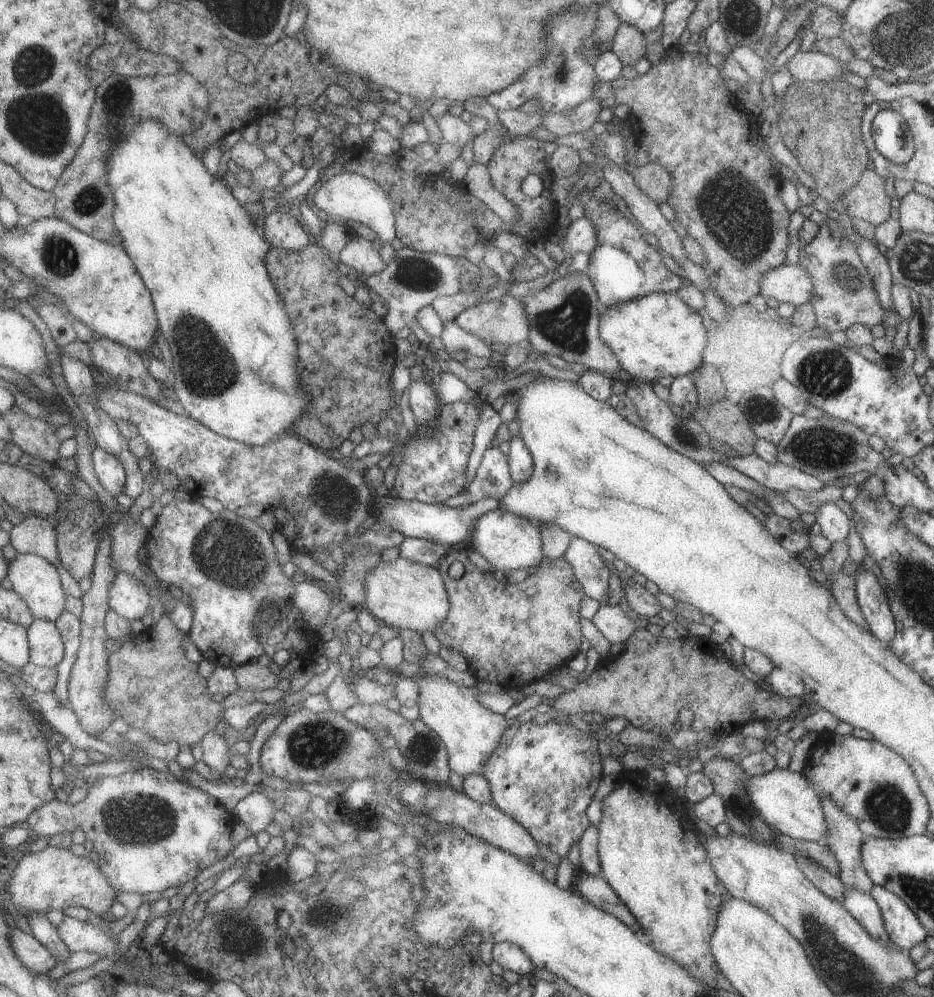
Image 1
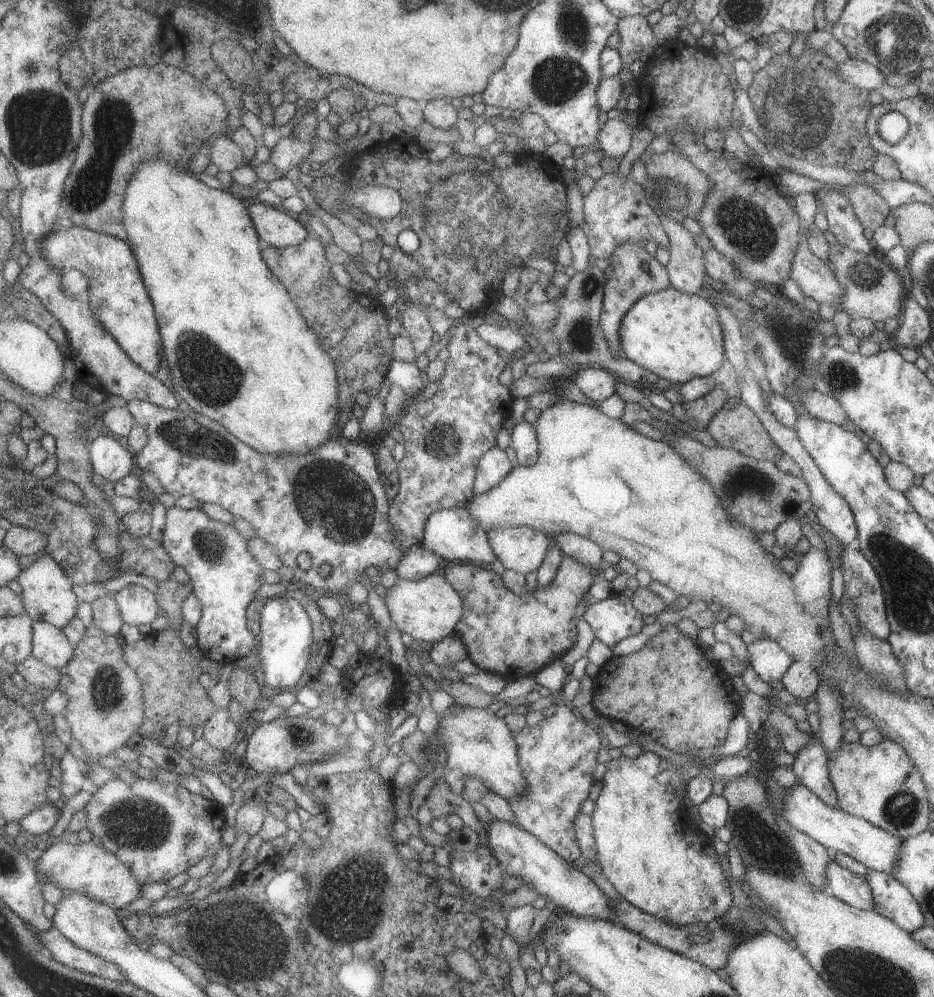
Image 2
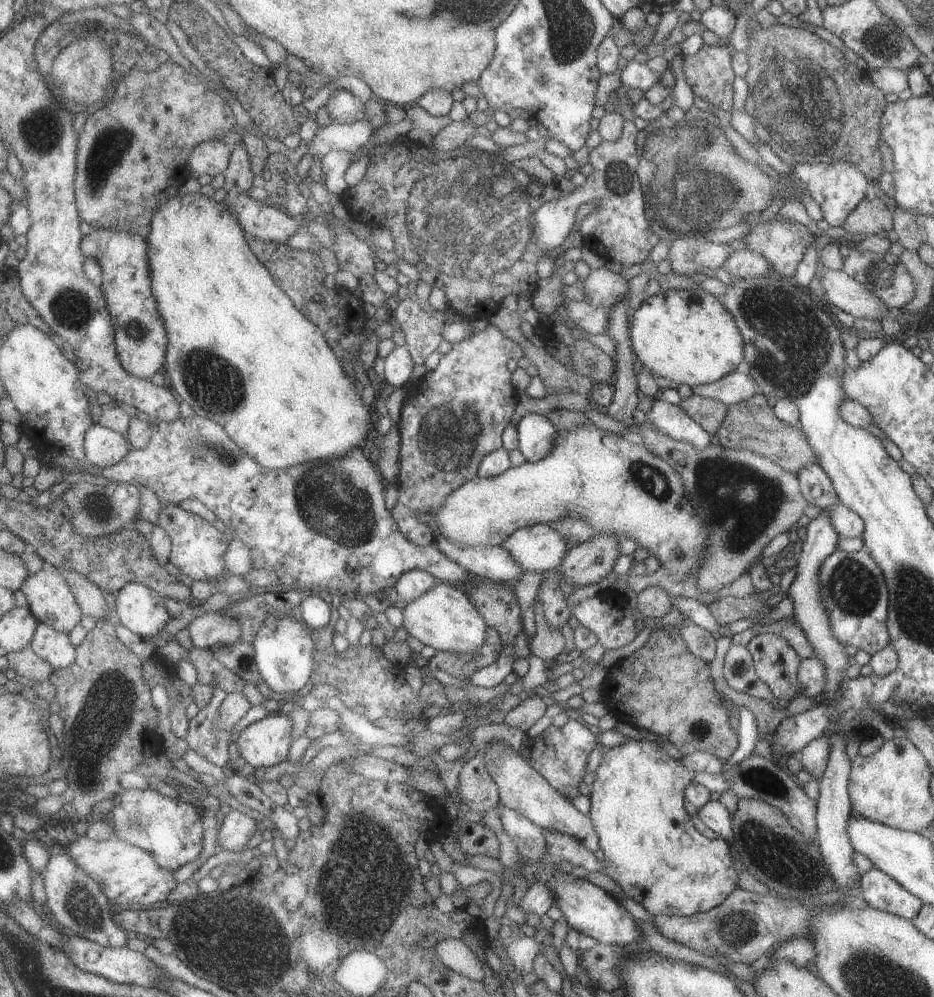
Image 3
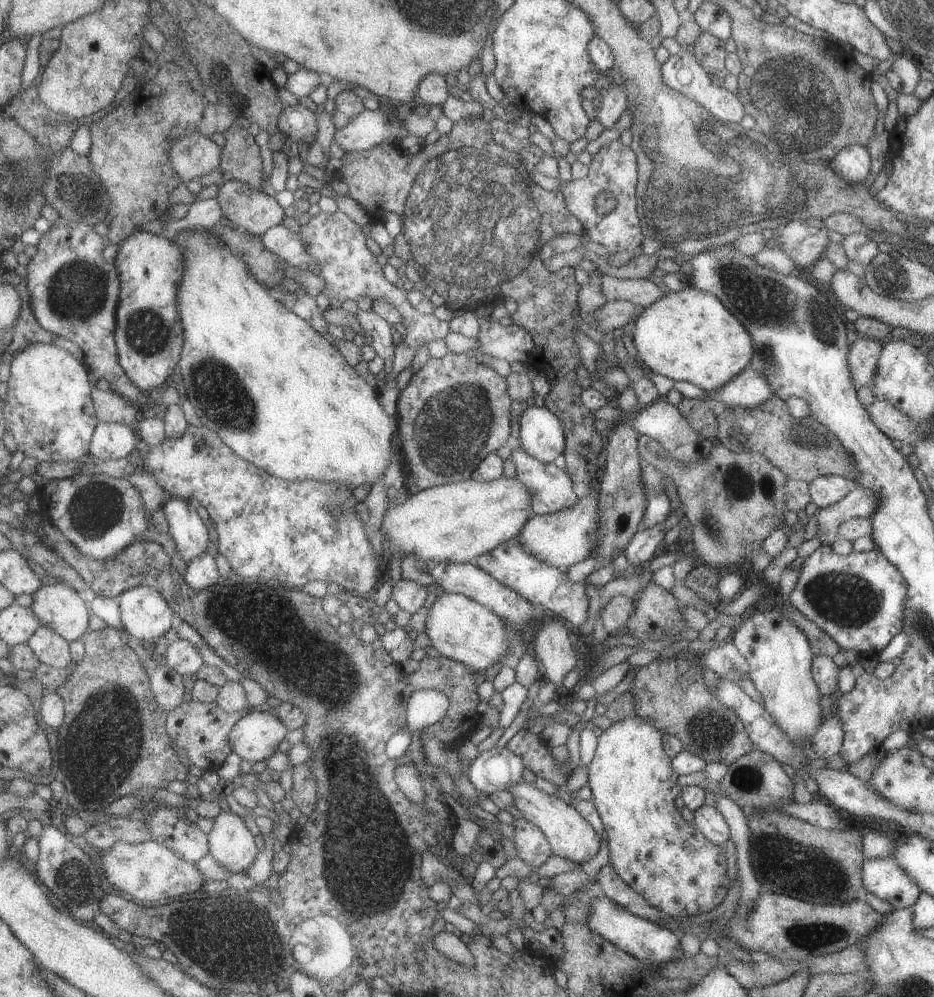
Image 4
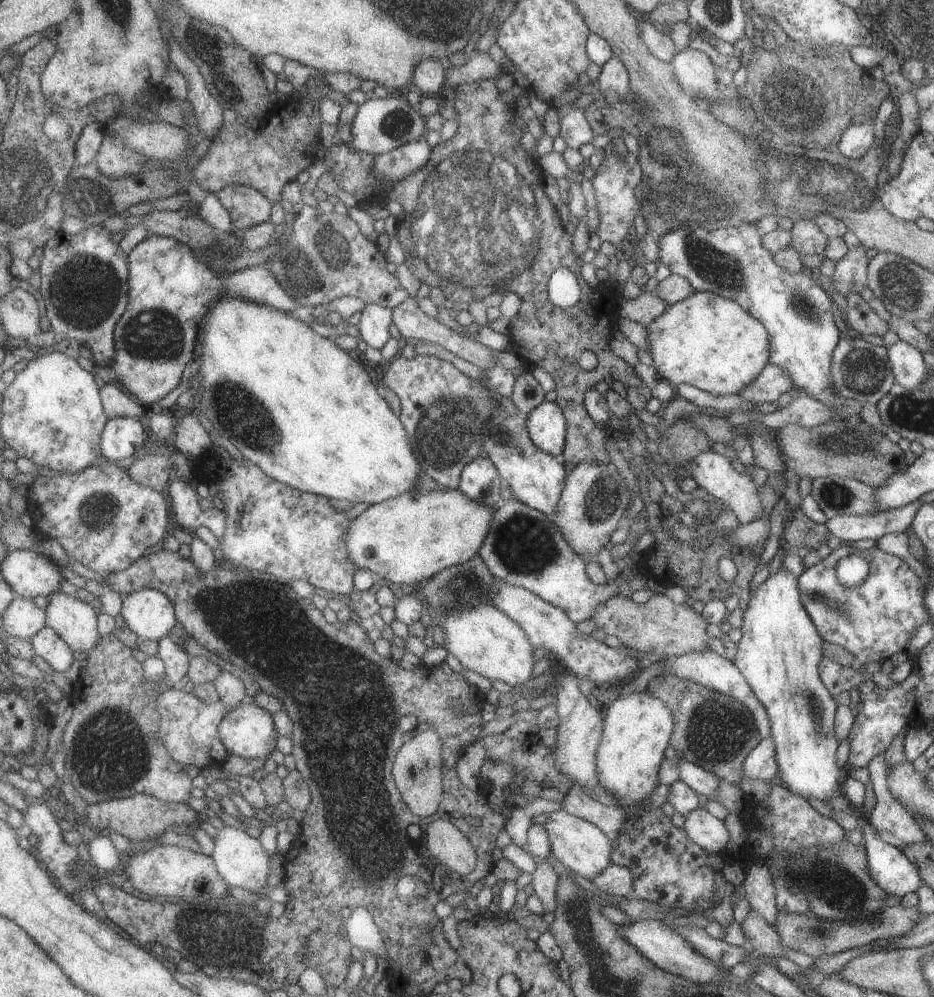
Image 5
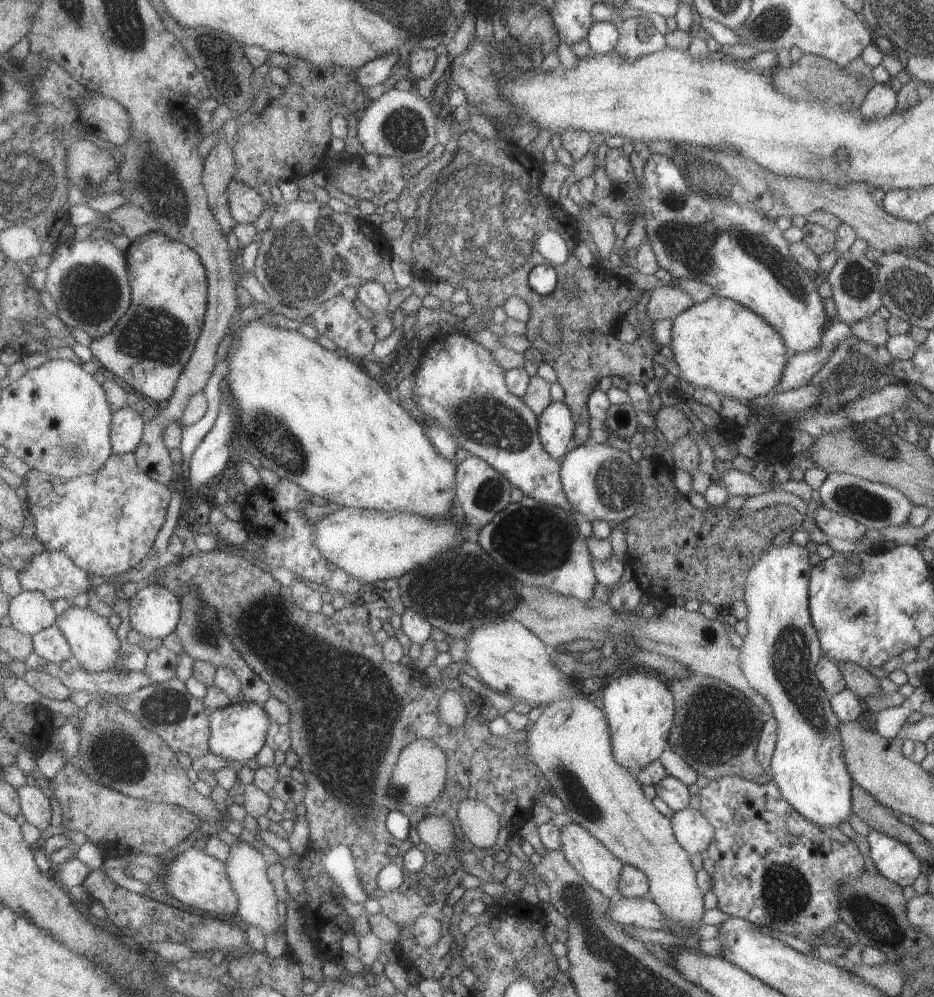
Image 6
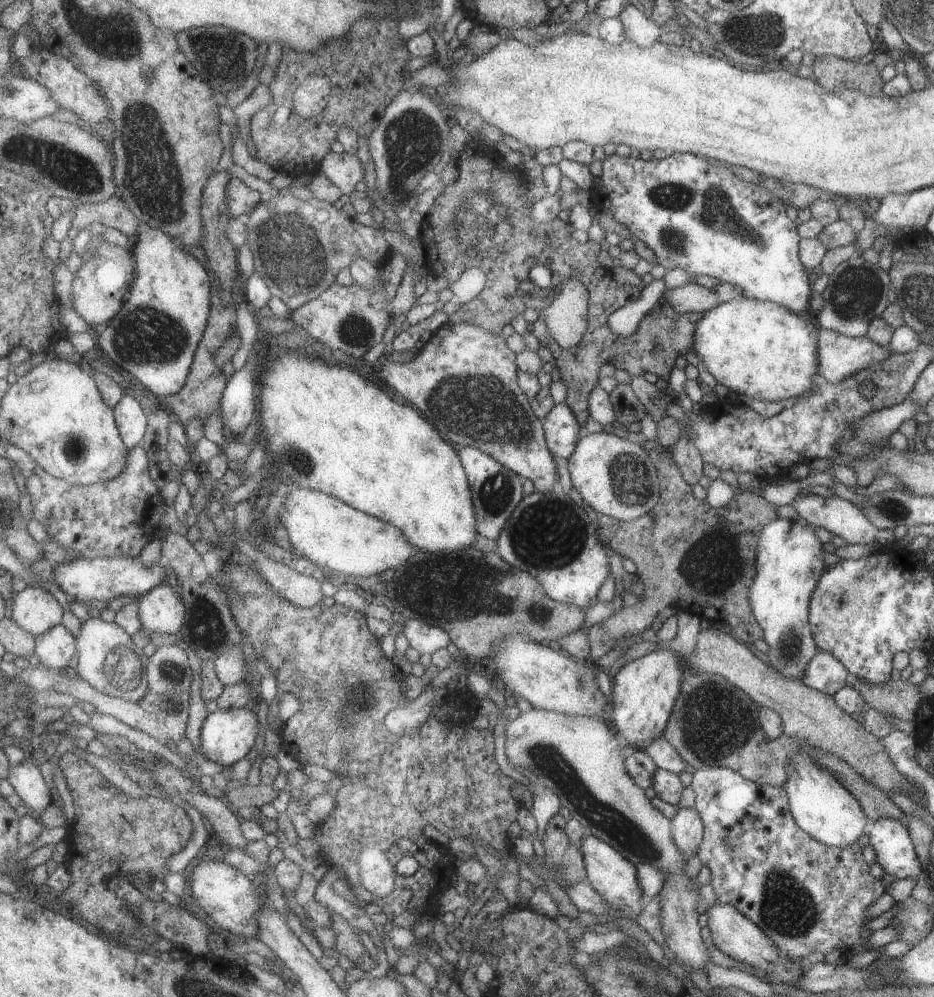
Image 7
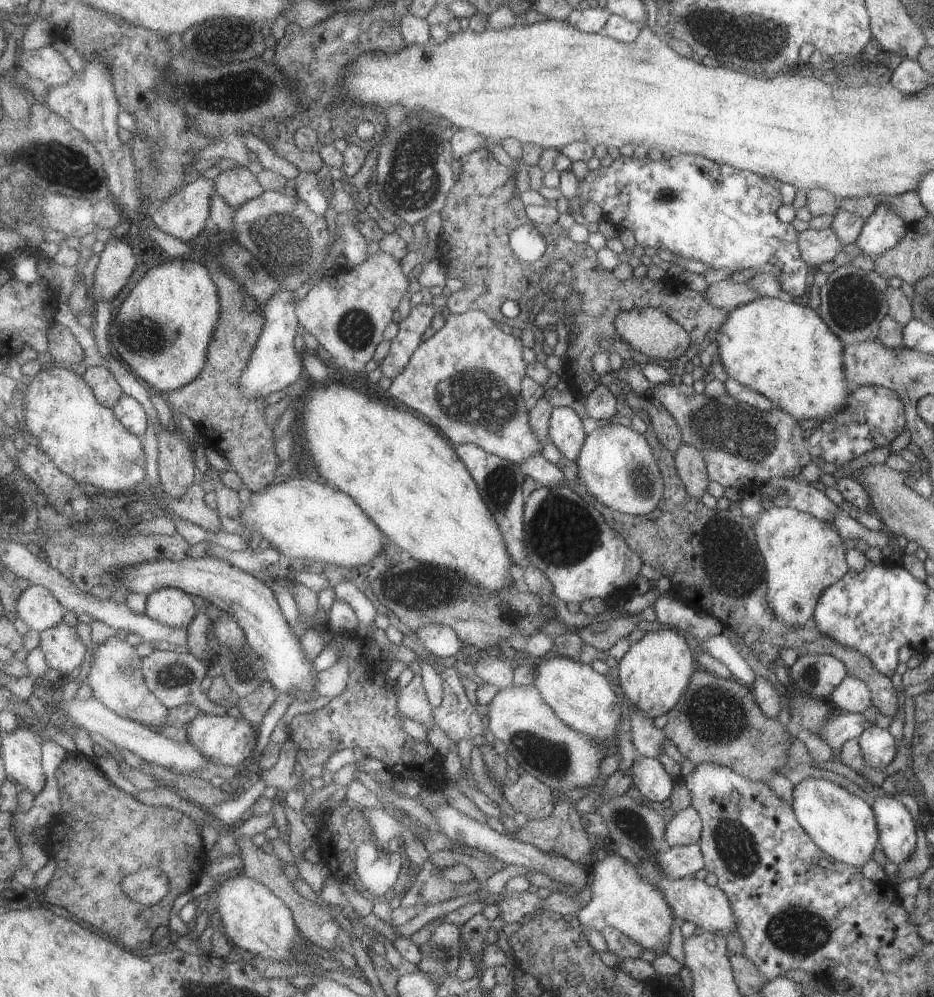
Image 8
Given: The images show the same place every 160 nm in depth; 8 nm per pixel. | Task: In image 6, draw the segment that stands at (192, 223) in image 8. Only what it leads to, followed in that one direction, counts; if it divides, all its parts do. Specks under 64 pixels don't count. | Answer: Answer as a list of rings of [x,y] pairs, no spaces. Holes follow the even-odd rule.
[[[163,231],[149,232],[141,236],[141,239],[132,241],[126,252],[132,280],[133,304],[117,322],[117,327],[109,335],[95,339],[90,348],[100,361],[101,369],[117,375],[148,403],[154,405],[169,402],[176,392],[181,374],[192,360],[205,326],[209,310],[208,270],[193,248],[172,240]]]

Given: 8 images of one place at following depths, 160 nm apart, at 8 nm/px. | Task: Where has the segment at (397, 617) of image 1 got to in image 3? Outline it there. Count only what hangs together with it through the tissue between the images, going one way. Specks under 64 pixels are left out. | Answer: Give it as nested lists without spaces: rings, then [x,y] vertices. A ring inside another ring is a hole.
[[[437,581],[420,597],[407,602],[401,612],[407,634],[415,637],[421,644],[431,646],[436,651],[471,655],[483,646],[486,624],[480,617],[477,608],[473,606],[459,586]]]

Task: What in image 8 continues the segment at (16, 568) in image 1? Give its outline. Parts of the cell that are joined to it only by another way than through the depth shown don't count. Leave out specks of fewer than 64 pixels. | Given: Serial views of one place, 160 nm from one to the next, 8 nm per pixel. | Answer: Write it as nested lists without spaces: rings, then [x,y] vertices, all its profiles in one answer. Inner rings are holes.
[[[108,638],[103,641],[94,652],[86,682],[91,686],[93,696],[118,715],[137,720],[143,725],[159,725],[161,728],[169,729],[170,710],[155,696],[146,678],[143,678],[144,657],[133,652],[137,652],[137,648],[119,638]]]

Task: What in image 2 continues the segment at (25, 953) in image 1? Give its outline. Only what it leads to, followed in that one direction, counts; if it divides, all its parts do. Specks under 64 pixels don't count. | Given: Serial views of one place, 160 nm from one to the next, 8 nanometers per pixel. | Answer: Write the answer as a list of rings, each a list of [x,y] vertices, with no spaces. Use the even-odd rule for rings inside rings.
[[[56,926],[50,931],[38,932],[41,942],[52,952],[52,956],[58,963],[67,965],[69,968],[77,969],[92,975],[106,979],[126,981],[118,965],[79,948],[72,940],[69,940]]]

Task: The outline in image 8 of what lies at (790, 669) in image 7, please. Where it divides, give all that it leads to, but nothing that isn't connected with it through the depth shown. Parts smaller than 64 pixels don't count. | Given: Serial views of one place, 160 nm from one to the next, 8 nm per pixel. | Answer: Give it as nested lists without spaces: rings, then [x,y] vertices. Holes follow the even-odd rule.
[[[771,507],[751,520],[765,567],[768,609],[786,625],[808,625],[823,589],[847,571],[843,540],[833,523],[821,522],[789,507]]]

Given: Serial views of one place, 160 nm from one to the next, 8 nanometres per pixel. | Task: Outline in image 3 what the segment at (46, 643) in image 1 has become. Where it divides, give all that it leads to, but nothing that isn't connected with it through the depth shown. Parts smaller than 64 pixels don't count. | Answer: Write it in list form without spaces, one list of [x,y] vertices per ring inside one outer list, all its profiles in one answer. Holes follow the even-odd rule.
[[[40,623],[30,646],[56,669],[69,668],[78,657],[76,645],[68,633],[59,632],[53,625],[45,623]]]

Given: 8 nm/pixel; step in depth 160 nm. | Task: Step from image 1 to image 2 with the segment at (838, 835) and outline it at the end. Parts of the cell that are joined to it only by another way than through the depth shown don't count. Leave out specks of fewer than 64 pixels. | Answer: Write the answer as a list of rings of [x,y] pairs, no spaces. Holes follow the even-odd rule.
[[[810,741],[795,755],[792,772],[819,800],[831,808],[840,808],[836,790],[832,787],[827,772],[826,750],[819,741]]]

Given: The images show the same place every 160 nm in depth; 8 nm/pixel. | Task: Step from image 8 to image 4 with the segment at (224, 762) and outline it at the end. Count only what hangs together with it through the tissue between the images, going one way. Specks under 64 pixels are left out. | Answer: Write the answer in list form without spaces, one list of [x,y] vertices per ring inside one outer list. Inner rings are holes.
[[[254,708],[233,727],[230,739],[234,752],[253,764],[275,756],[289,731],[275,712]]]

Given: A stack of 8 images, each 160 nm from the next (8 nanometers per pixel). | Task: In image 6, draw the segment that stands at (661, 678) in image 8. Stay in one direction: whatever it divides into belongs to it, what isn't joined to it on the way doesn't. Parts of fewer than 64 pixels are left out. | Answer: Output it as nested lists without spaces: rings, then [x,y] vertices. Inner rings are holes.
[[[635,669],[605,680],[596,701],[605,714],[613,760],[621,764],[627,772],[635,774],[659,759],[661,752],[668,748],[667,736],[673,725],[674,703],[669,688],[656,676],[648,676],[647,671]]]

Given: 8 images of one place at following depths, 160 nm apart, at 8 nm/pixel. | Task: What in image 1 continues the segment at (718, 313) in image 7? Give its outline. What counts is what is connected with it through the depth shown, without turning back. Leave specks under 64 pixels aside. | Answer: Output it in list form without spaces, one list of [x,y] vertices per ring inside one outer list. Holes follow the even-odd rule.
[[[649,293],[638,299],[628,300],[624,303],[617,303],[609,307],[605,307],[601,314],[598,314],[598,335],[599,338],[611,349],[611,352],[616,356],[619,366],[624,374],[625,378],[636,379],[637,381],[647,381],[648,383],[655,383],[659,378],[665,378],[665,376],[675,377],[689,374],[703,363],[702,356],[704,353],[705,344],[705,327],[701,322],[701,317],[698,312],[695,312],[692,308],[689,308],[675,293]]]

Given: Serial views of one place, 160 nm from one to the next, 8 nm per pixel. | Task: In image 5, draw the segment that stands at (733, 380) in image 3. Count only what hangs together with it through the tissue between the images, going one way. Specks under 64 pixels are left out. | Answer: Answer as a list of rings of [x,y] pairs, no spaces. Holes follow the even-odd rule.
[[[767,363],[754,376],[749,384],[743,385],[738,394],[742,399],[754,403],[755,405],[763,404],[763,402],[773,402],[777,400],[783,392],[793,387],[789,380],[788,374],[783,372],[778,366]]]

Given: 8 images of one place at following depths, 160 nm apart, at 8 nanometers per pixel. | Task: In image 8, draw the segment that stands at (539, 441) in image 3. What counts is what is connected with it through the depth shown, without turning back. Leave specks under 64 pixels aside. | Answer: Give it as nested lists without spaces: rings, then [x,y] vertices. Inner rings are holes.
[[[551,407],[547,439],[553,443],[561,456],[575,460],[584,438],[583,421],[569,407]]]

